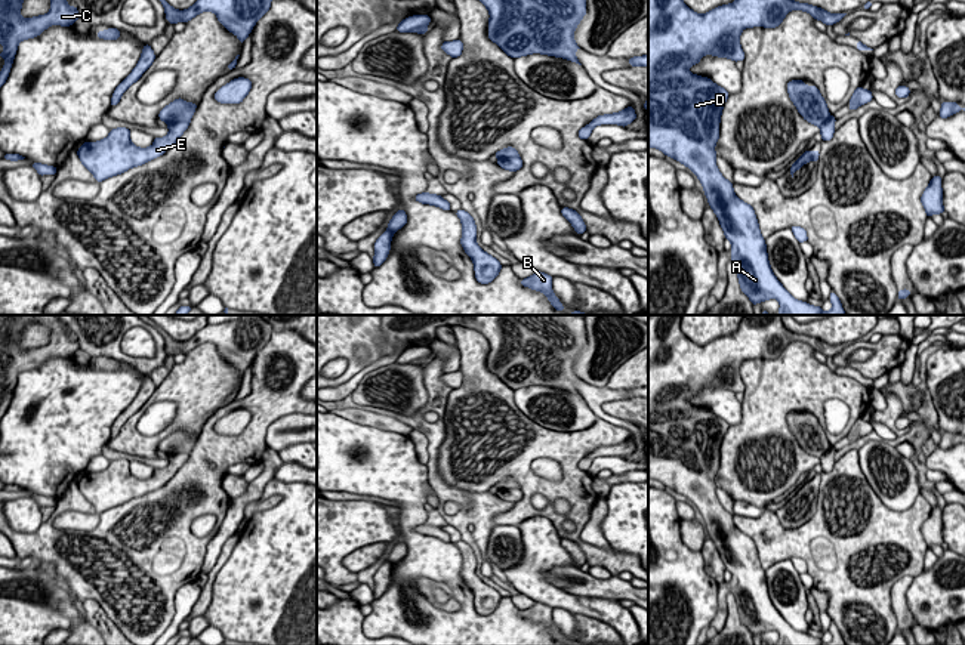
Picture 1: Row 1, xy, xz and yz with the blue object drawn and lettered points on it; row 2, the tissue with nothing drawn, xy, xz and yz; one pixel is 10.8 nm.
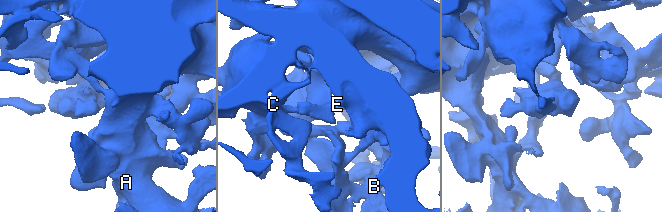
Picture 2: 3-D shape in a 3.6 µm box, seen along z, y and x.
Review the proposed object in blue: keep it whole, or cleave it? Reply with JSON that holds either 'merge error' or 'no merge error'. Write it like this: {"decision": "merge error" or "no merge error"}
{"decision": "merge error"}

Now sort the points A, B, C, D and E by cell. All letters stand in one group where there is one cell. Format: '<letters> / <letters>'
A B C D / E

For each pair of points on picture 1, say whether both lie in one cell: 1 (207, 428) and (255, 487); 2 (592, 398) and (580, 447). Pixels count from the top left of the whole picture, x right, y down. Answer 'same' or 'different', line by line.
1: different
2: different

